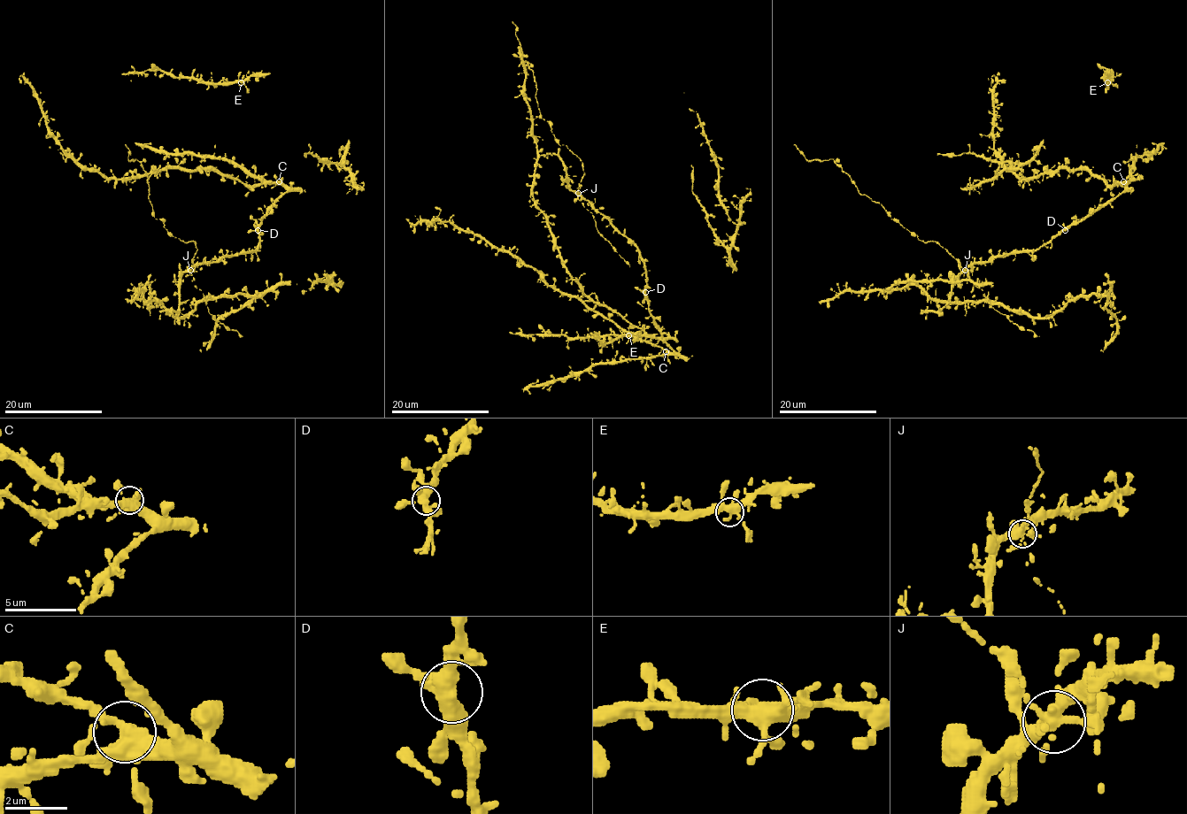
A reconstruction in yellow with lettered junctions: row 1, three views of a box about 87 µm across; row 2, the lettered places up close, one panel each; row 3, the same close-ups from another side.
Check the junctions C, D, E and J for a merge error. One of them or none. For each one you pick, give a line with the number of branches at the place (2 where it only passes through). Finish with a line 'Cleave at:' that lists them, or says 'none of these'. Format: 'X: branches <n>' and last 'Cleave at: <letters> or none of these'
Cleave at: none of these

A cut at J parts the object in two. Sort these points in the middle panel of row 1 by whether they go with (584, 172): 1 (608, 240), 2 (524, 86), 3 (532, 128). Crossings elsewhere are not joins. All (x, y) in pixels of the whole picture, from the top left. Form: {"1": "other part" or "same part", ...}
{"1": "same part", "2": "other part", "3": "other part"}

